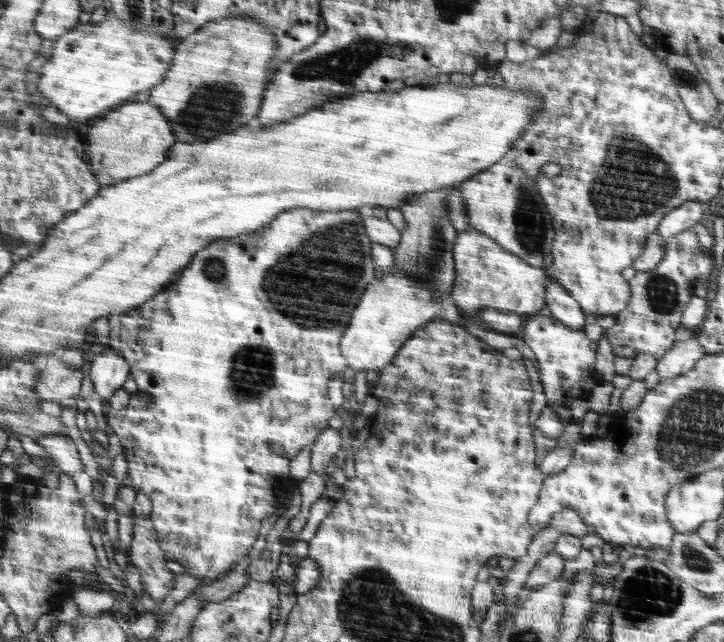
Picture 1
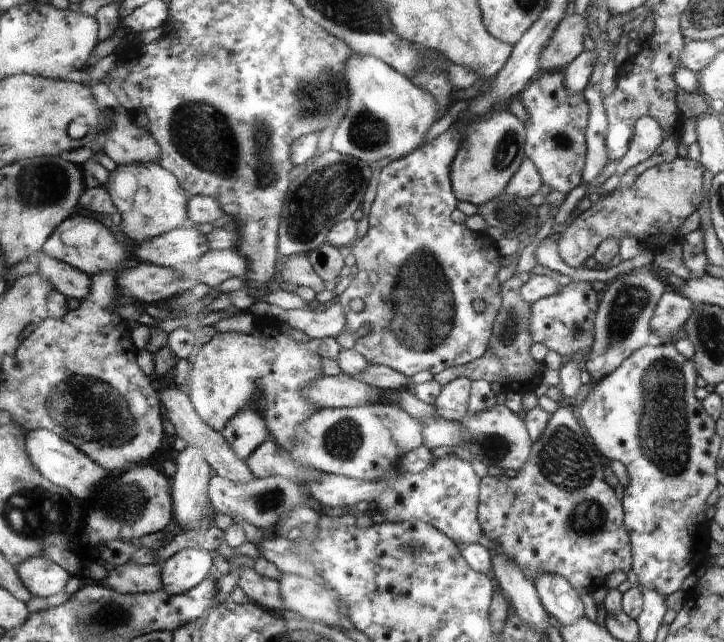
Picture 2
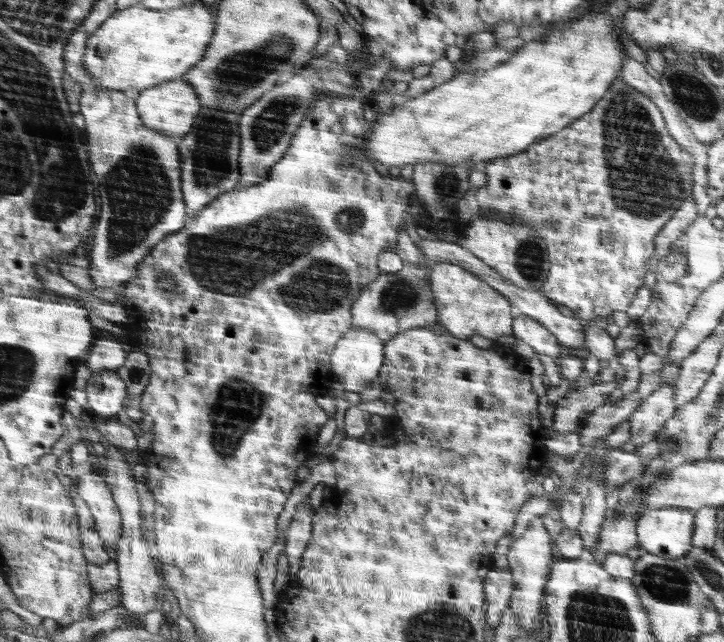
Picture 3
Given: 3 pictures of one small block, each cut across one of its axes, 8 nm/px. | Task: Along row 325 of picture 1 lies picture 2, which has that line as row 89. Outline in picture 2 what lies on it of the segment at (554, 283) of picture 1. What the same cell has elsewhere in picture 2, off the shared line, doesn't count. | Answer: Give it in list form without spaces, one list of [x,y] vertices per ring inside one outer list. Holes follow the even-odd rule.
[[[584,49],[579,55],[563,70],[565,75],[565,87],[572,94],[584,92],[589,85],[590,76],[598,61],[598,52],[595,49]]]

